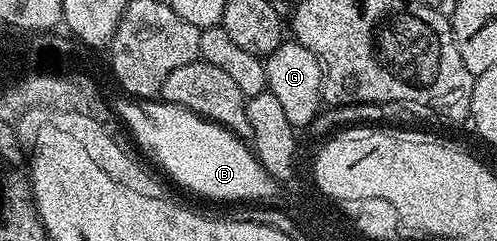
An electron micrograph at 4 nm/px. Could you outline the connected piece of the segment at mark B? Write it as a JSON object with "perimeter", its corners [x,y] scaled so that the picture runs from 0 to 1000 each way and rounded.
{"perimeter":[[[243,402],[227,427],[233,481],[266,581],[282,614],[298,606],[318,676],[360,763],[400,809],[459,842],[537,826],[559,805],[561,772],[545,722],[525,689],[509,627],[459,535],[324,411]]]}

